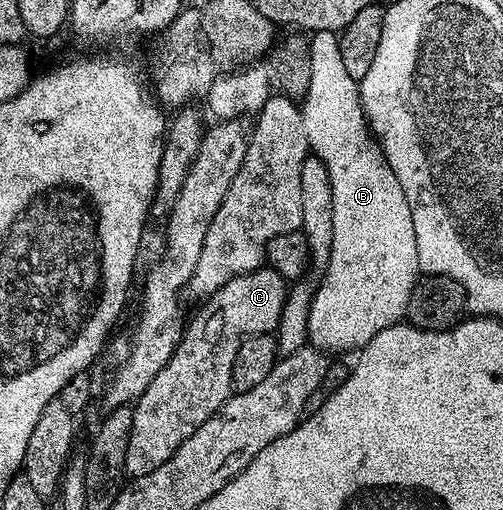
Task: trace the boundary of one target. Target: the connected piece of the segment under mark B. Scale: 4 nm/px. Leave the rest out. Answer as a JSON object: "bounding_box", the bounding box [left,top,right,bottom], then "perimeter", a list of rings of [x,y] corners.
{"bounding_box":[300,32,422,354],"perimeter":[[[314,32],[311,33],[308,45],[310,46],[310,70],[312,73],[310,74],[310,88],[300,104],[300,113],[302,114],[302,126],[306,130],[311,155],[318,157],[329,172],[330,189],[333,190],[334,232],[333,248],[330,250],[329,262],[322,272],[324,277],[319,277],[312,305],[309,306],[307,343],[313,348],[320,349],[325,354],[333,354],[332,352],[348,352],[351,348],[359,350],[370,342],[370,338],[374,338],[374,334],[401,323],[407,317],[410,294],[422,273],[418,262],[418,242],[414,242],[414,222],[410,214],[410,206],[406,202],[406,194],[402,194],[402,182],[398,182],[398,178],[394,178],[394,170],[390,170],[390,162],[386,162],[384,151],[380,148],[379,139],[368,127],[368,119],[364,117],[364,107],[360,101],[359,83],[354,78],[350,78],[346,66],[342,63],[340,37],[335,32]]]}

